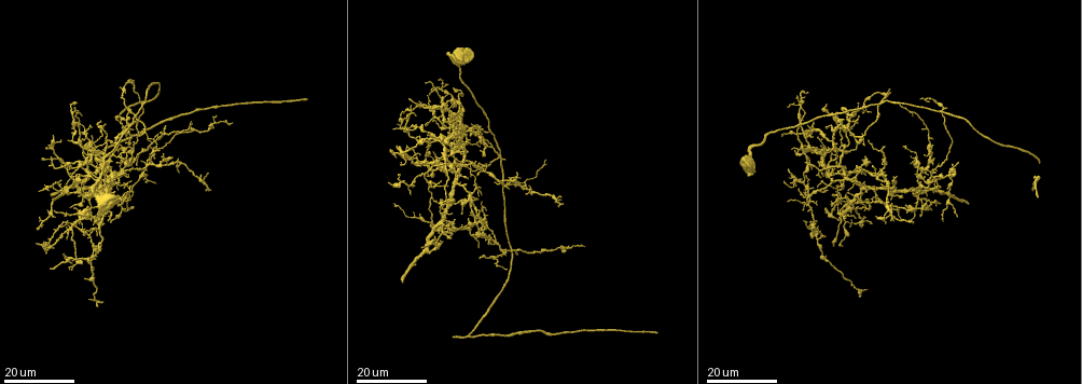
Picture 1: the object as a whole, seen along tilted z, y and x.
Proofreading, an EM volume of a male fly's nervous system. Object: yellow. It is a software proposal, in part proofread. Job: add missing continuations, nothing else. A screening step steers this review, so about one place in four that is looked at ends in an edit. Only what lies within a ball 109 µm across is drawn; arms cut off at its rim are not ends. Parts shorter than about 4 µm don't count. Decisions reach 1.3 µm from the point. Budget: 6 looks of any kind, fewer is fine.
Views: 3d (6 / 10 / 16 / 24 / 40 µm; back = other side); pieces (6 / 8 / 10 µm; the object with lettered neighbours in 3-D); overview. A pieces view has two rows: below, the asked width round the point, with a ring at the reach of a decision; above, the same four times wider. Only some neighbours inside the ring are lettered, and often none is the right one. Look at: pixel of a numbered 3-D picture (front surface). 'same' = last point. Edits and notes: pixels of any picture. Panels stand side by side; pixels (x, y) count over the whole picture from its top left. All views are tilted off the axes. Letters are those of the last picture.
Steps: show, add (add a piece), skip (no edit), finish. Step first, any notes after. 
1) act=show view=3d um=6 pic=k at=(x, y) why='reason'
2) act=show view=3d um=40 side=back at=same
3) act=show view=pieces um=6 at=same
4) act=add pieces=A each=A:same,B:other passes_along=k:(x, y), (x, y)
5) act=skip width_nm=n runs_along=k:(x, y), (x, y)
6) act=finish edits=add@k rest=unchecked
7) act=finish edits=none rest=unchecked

act=show view=3d um=16 pic=1 at=(118, 216) why='an open end'

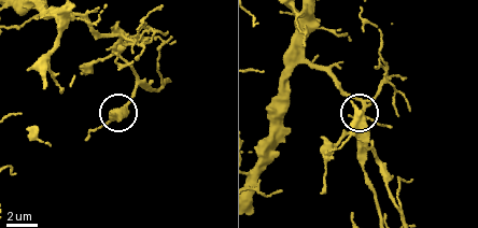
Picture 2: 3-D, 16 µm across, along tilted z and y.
act=show view=pieces um=10 pic=2 at=(353, 104)

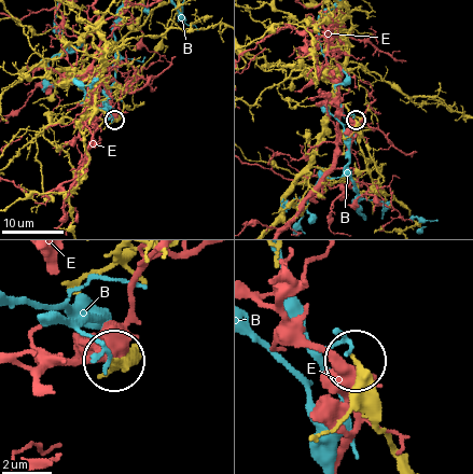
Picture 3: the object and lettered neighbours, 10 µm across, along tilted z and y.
act=skip width_nm=180 each=B:other,E:other found='no lettered piece goes on from it'

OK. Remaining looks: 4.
act=show view=3d um=16 pic=1 at=(893, 181) why='branch stops here'

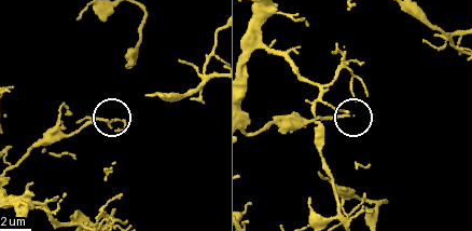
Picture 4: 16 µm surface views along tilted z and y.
act=show view=pieces um=8 pic=4 at=(109, 122) why='what lies round it'

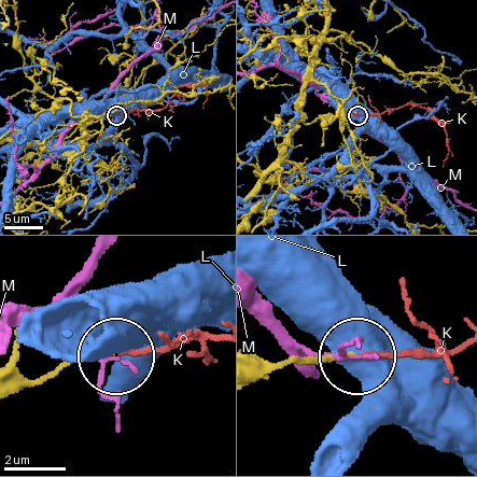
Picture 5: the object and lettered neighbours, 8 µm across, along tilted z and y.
act=add pieces=K each=K:same,L:other,M:other passes_along=5:(278, 363), (454, 351) found='the neuron continues'

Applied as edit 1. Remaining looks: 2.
act=show view=3d um=24 pic=1 at=(830, 207)

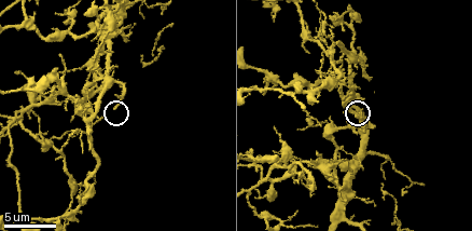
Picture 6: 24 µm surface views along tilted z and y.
act=show view=pieces um=10 pic=6 at=(356, 119)

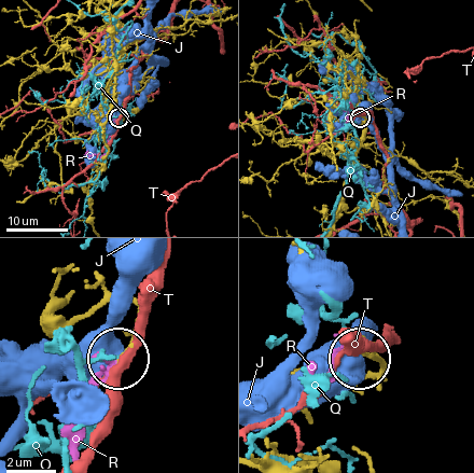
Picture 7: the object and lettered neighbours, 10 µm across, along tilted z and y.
act=add pieces=R width_nm=160 each=J:other,Q:other,R:same,T:other found='it goes on there'

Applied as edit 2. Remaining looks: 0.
act=finish edits=add@5,add@7 rest=unchecked

